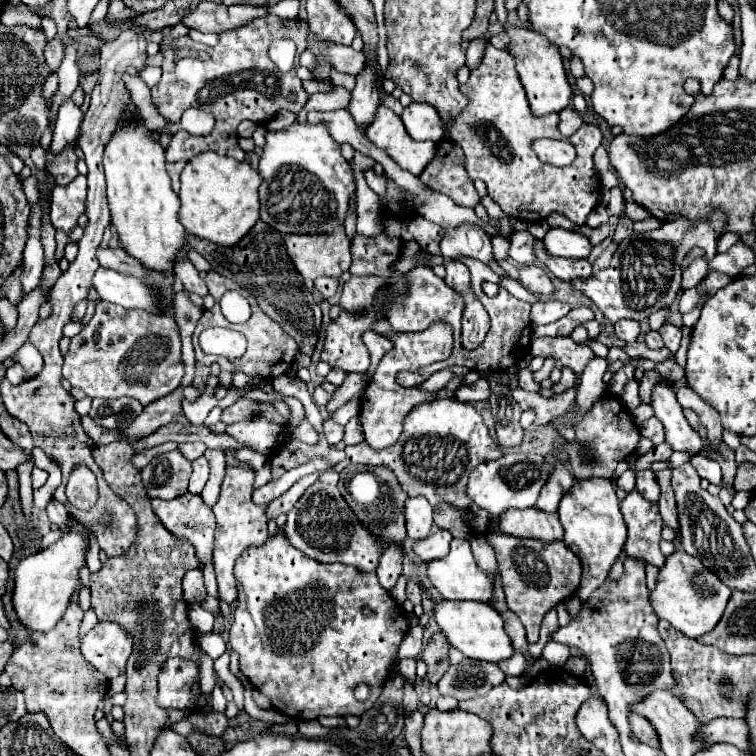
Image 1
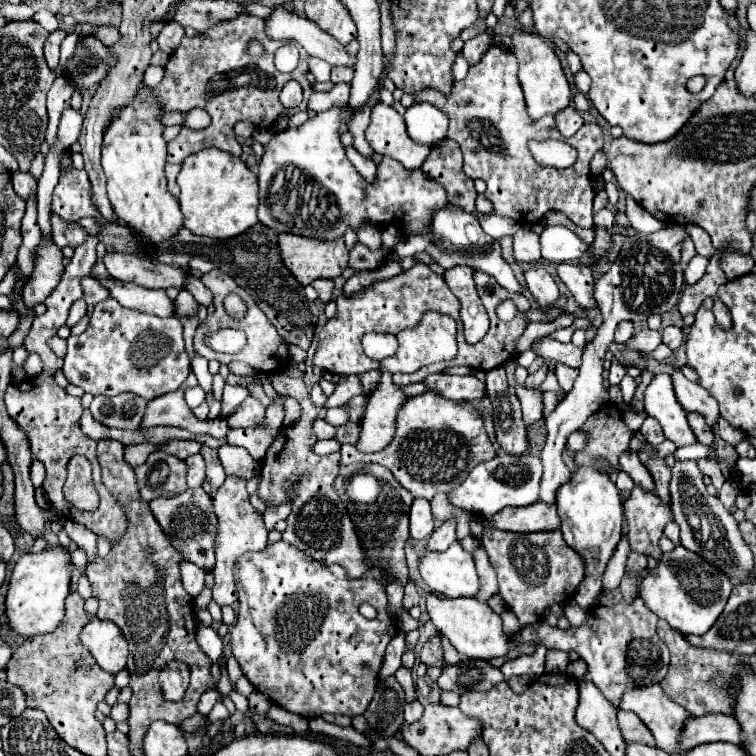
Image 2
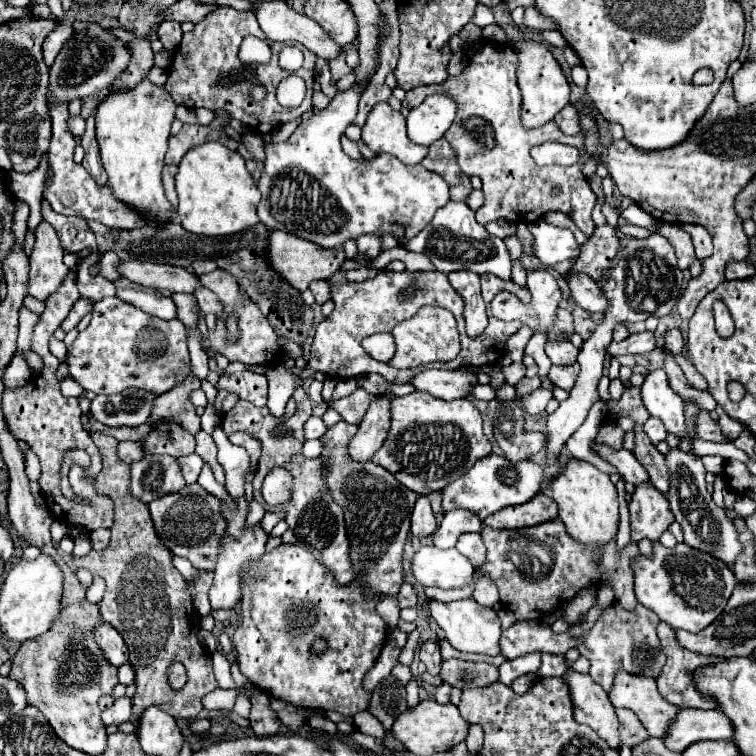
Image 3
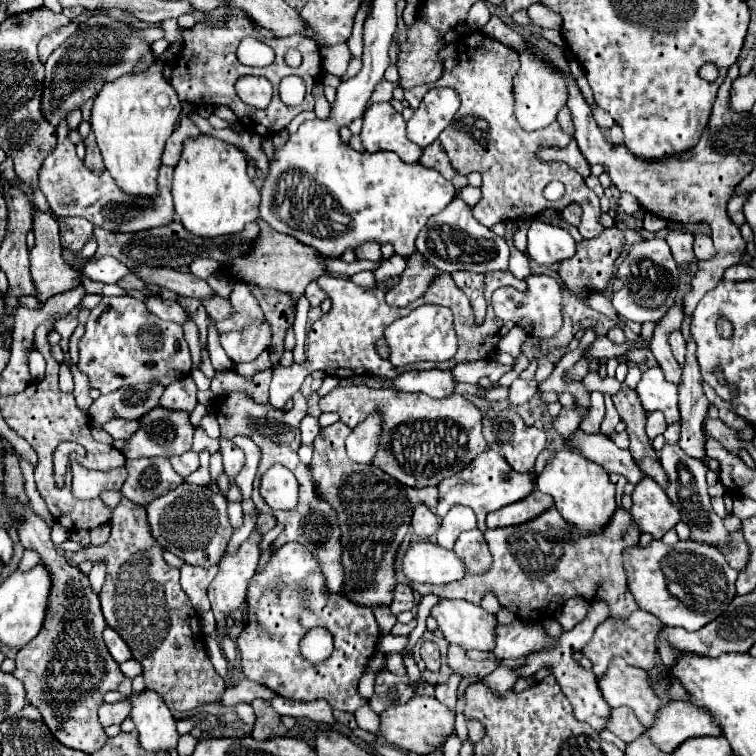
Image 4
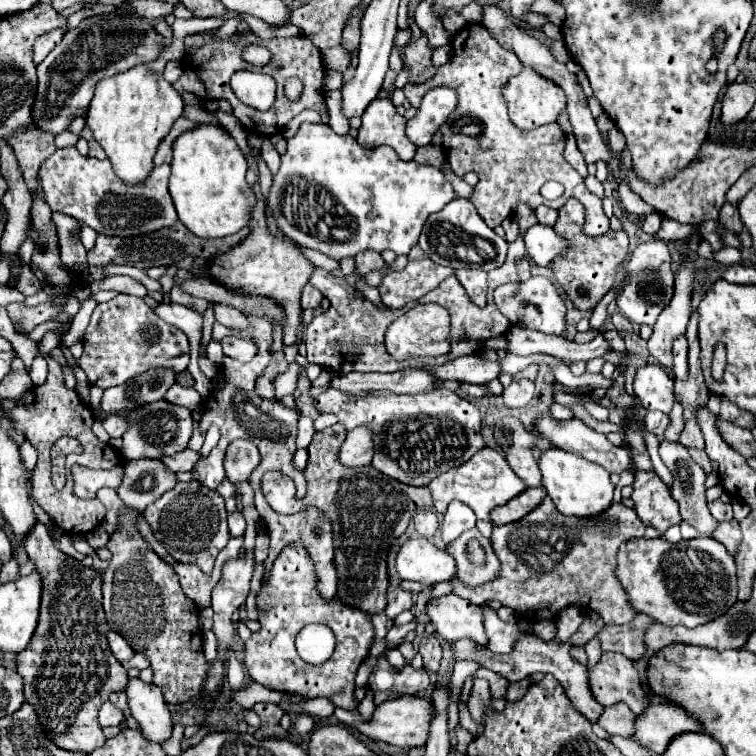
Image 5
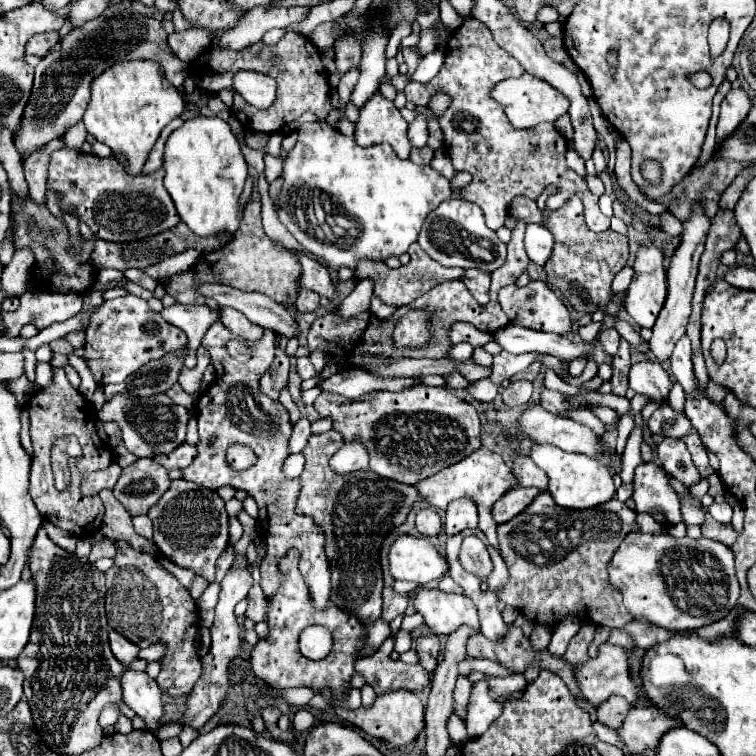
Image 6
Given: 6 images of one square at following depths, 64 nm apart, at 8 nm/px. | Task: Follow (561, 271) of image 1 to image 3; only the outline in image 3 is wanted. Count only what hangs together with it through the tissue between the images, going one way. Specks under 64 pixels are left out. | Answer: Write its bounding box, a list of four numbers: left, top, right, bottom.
[566,274,608,312]

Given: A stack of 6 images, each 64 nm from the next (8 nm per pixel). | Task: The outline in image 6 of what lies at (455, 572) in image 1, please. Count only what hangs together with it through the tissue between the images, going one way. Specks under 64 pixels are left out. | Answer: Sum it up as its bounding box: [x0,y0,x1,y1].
[388,534,448,584]

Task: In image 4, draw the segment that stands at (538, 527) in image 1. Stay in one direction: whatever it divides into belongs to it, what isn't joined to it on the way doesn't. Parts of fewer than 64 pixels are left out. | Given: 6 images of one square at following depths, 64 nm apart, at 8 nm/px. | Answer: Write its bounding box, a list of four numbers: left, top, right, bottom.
[486,488,552,528]

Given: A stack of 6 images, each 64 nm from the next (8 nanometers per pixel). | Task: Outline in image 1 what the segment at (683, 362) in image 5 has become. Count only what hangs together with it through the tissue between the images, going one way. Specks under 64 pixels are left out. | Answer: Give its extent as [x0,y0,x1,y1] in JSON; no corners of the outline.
[658,324,682,352]

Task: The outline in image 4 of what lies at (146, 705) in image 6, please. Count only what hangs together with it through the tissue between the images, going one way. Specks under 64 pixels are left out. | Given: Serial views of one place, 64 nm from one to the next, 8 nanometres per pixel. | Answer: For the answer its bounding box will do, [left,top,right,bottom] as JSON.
[130,690,178,750]

